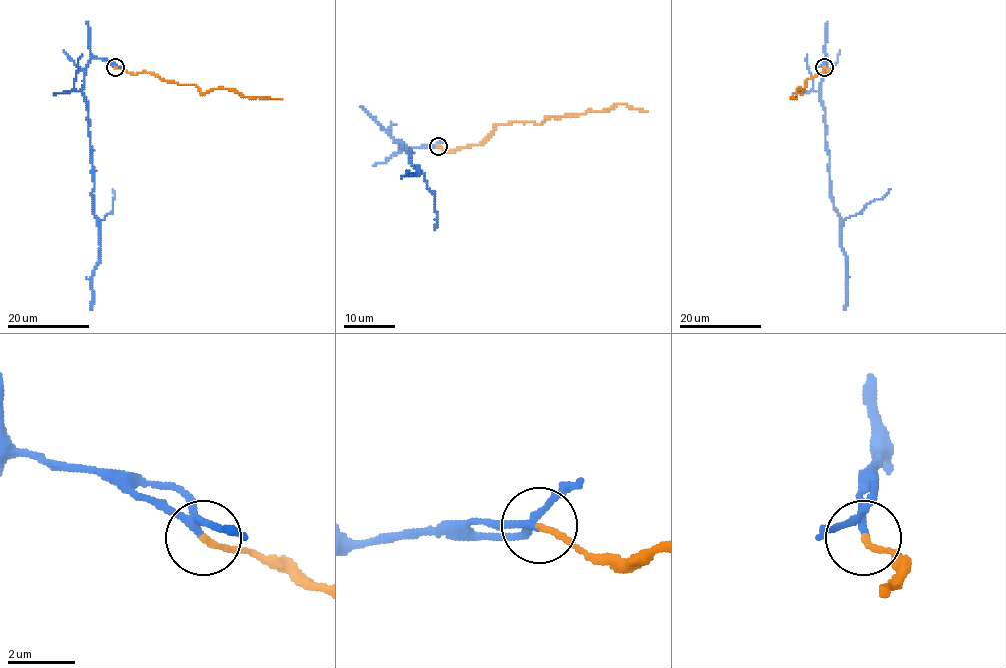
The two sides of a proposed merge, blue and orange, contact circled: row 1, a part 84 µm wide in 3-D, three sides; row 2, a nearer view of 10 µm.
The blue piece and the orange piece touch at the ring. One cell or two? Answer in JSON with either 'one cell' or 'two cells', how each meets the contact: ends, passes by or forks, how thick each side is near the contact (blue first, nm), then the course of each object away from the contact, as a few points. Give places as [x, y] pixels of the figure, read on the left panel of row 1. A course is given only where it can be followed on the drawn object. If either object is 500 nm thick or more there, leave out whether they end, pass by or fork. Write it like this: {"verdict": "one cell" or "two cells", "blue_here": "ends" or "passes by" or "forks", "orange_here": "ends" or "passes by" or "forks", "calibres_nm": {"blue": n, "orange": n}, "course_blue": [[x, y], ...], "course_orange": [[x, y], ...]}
{"verdict": "one cell", "blue_here": "forks", "orange_here": "ends", "calibres_nm": {"blue": 150, "orange": 180}, "course_blue": [[115, 67], [92, 56], [85, 67], [82, 87], [88, 111], [92, 209], [100, 256], [91, 276], [91, 310]], "course_orange": [[115, 67], [133, 74], [148, 72], [162, 80], [196, 85], [205, 93], [227, 88], [244, 96], [282, 98]]}

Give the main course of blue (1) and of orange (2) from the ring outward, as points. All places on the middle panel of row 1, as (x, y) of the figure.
1: (437, 145), (400, 148), (396, 141), (410, 153), (409, 158), (418, 172), (409, 175), (408, 170)
2: (437, 145), (446, 150), (478, 145), (496, 125), (539, 123), (550, 117), (611, 109), (617, 103), (648, 112)

